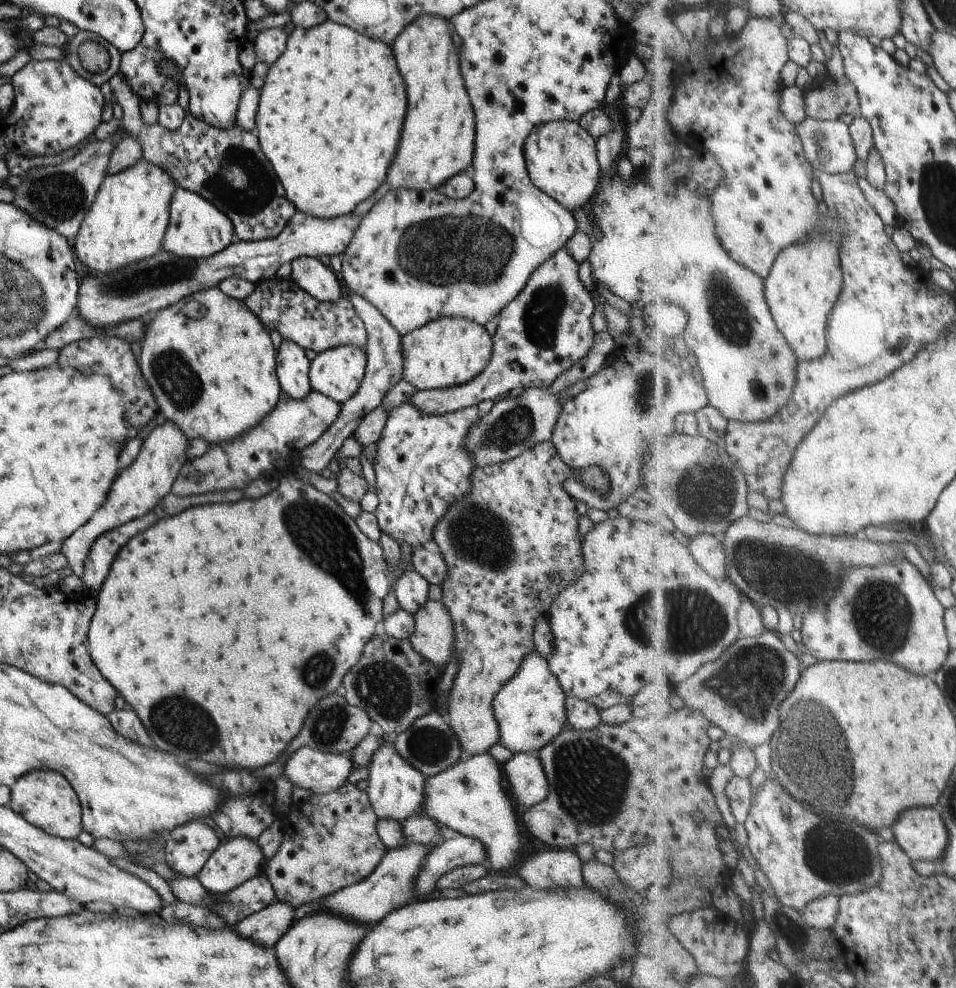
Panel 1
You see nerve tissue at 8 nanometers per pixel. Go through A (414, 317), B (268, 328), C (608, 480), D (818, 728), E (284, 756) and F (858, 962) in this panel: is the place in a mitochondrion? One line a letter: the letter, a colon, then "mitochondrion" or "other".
A: other
B: other
C: other
D: mitochondrion
E: other
F: other

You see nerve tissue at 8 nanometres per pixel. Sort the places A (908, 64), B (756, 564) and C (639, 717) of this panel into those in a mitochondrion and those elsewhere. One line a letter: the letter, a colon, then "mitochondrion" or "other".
A: other
B: mitochondrion
C: other

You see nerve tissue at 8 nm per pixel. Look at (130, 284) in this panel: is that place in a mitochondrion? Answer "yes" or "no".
yes

